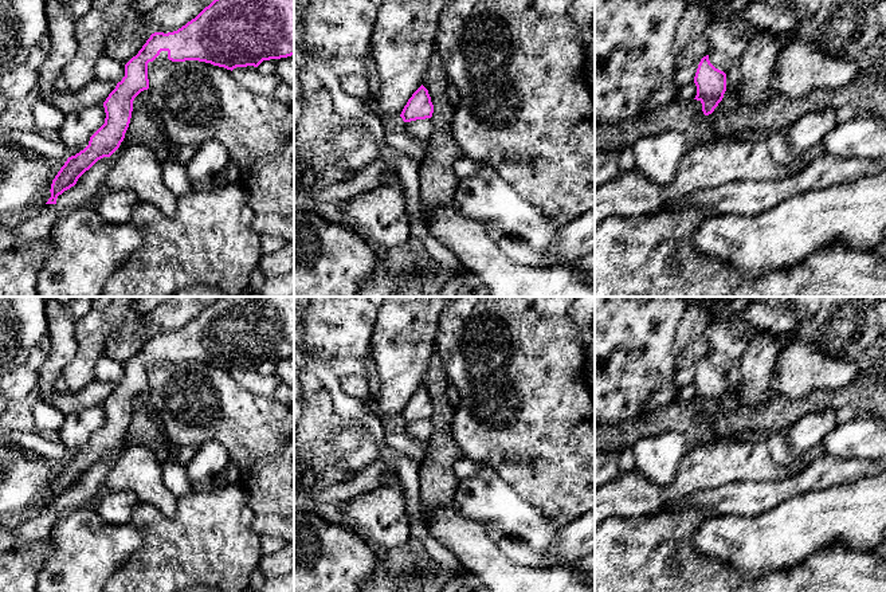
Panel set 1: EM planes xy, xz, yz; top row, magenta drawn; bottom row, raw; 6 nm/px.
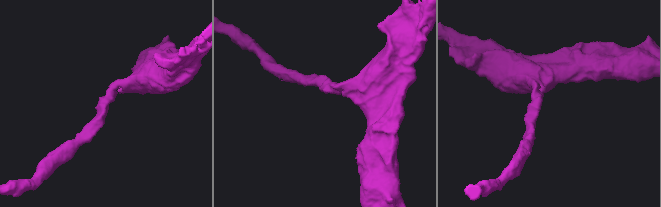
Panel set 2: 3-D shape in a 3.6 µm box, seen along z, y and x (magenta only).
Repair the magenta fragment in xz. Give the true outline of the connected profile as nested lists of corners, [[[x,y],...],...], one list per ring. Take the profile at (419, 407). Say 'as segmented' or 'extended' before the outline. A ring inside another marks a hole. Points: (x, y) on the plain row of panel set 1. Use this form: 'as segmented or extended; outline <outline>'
as segmented; outline [[[422,385],[408,400],[400,417],[404,423],[411,423],[416,420],[431,419],[434,413],[434,405],[428,391]]]

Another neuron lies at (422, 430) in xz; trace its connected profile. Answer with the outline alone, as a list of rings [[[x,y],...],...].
[[[431,419],[405,423],[405,428],[409,432],[409,435],[422,442],[426,442],[431,436],[434,430]]]

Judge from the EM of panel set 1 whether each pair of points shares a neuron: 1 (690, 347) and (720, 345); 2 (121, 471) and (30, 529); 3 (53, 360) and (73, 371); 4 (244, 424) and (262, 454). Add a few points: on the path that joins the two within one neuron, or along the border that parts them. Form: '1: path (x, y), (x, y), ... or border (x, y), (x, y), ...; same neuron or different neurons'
1: border (709, 320), (706, 338), (712, 351); different neurons
2: border (120, 455), (113, 462), (102, 483); different neurons
3: border (74, 336), (77, 353), (62, 372); different neurons
4: path (251, 431), (262, 442), (262, 447); same neuron

